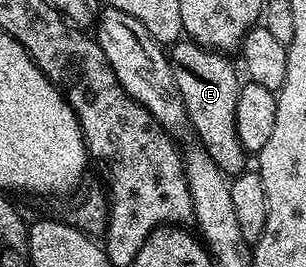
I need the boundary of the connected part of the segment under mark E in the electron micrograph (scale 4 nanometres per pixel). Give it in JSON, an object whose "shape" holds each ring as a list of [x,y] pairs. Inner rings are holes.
{"shape":[[[180,38],[170,45],[169,57],[173,79],[184,102],[190,131],[195,131],[198,147],[208,152],[223,175],[234,178],[248,167],[249,153],[237,138],[237,98],[241,76],[226,55],[208,50],[190,38]]]}

